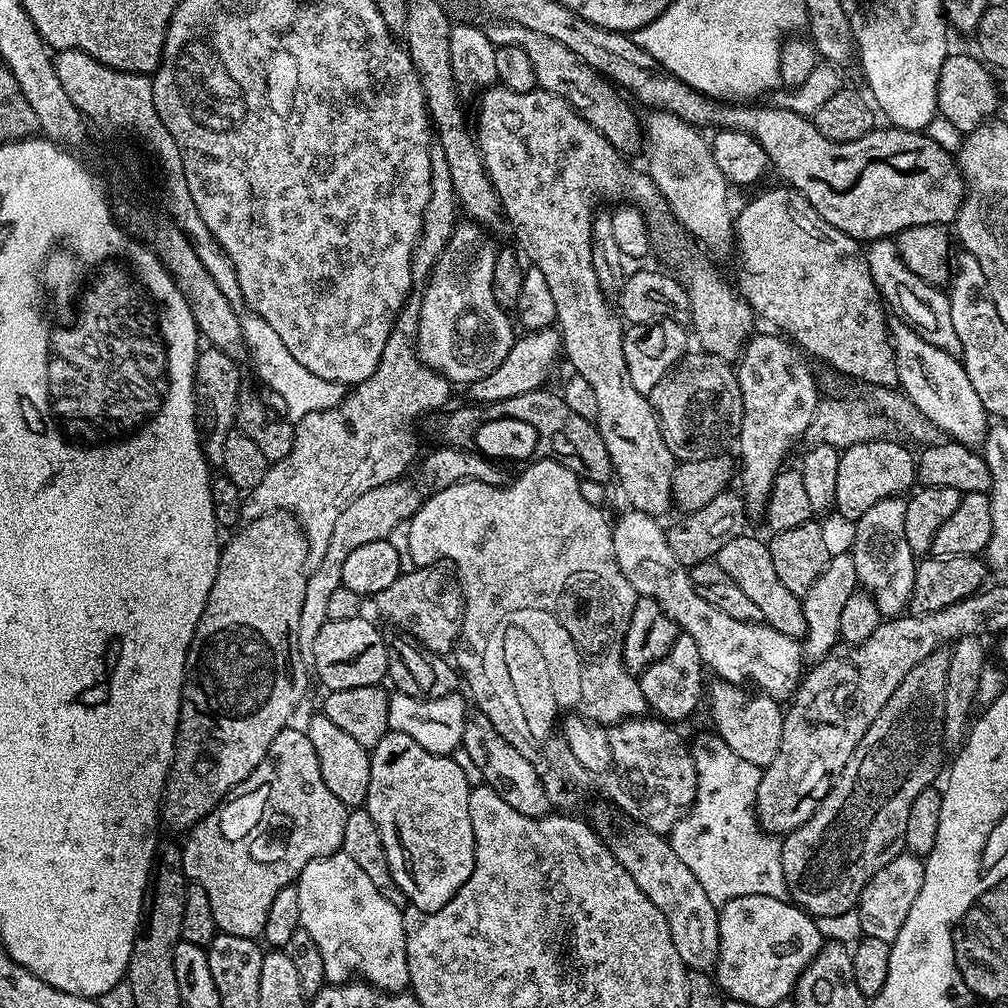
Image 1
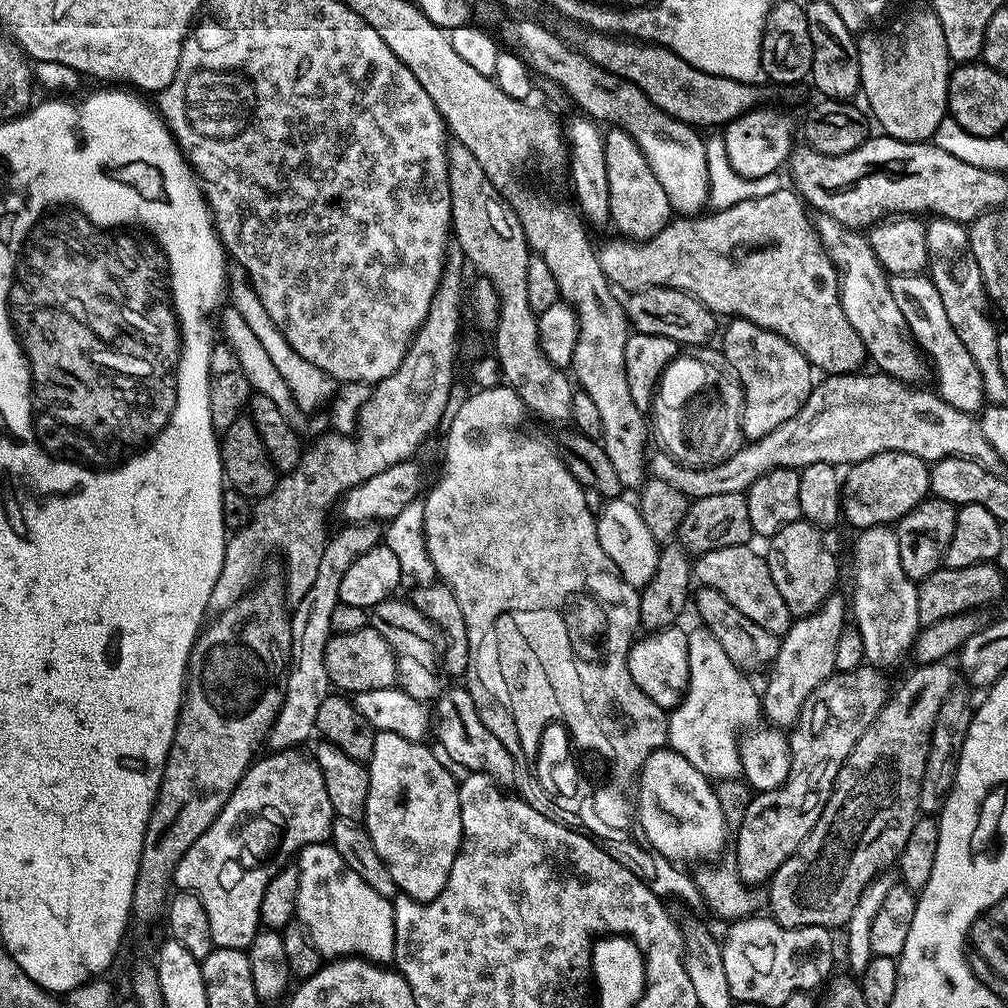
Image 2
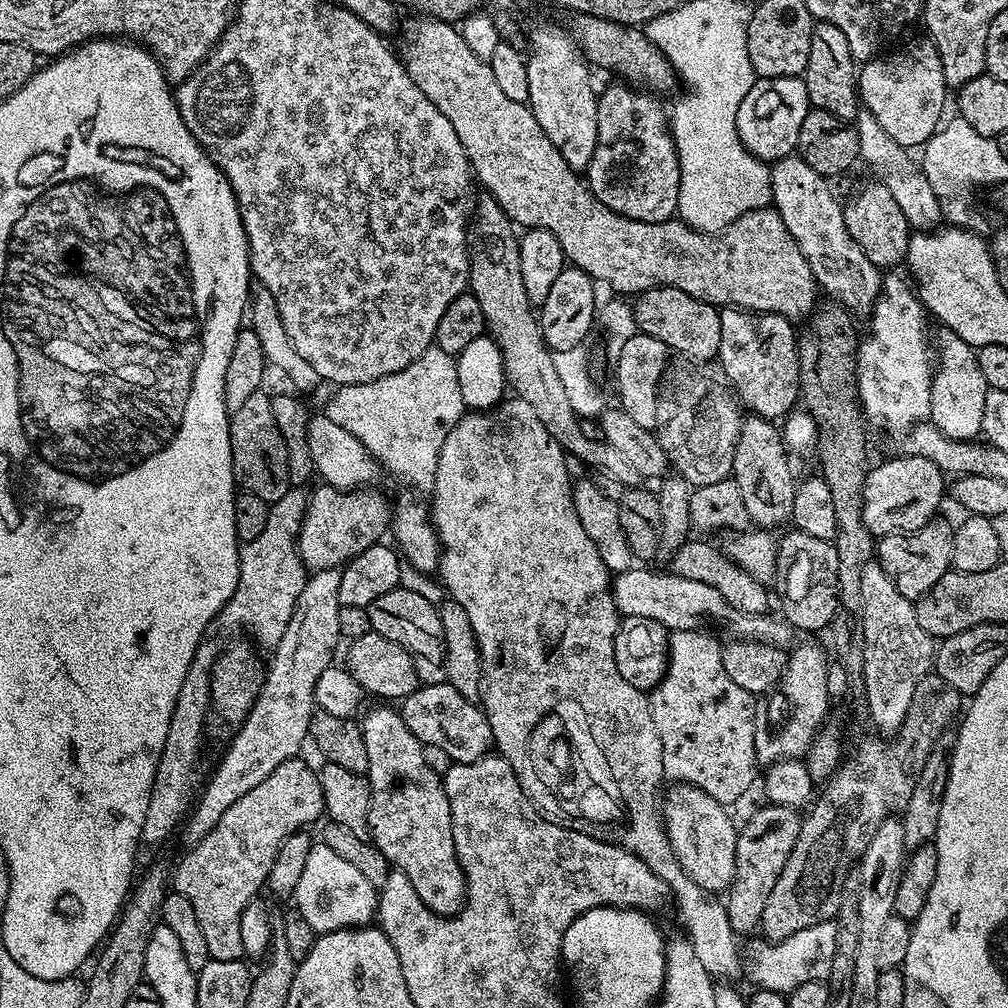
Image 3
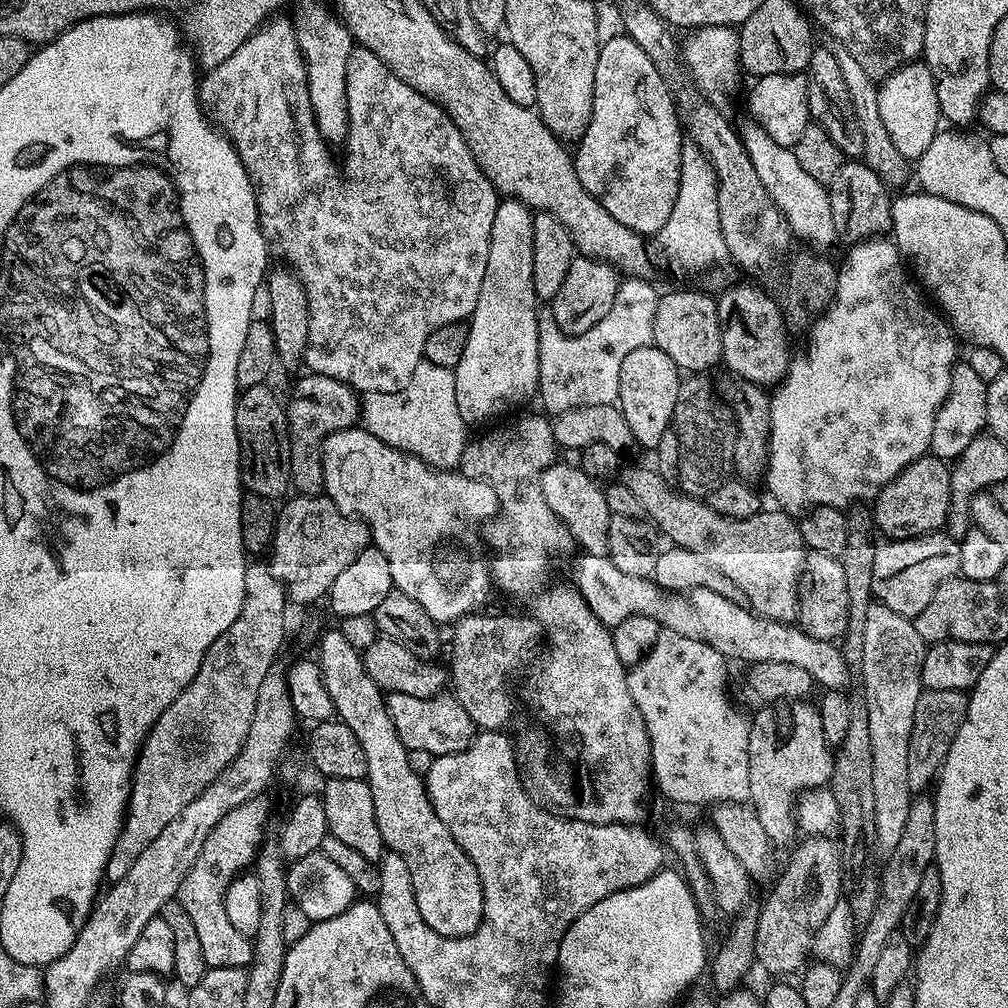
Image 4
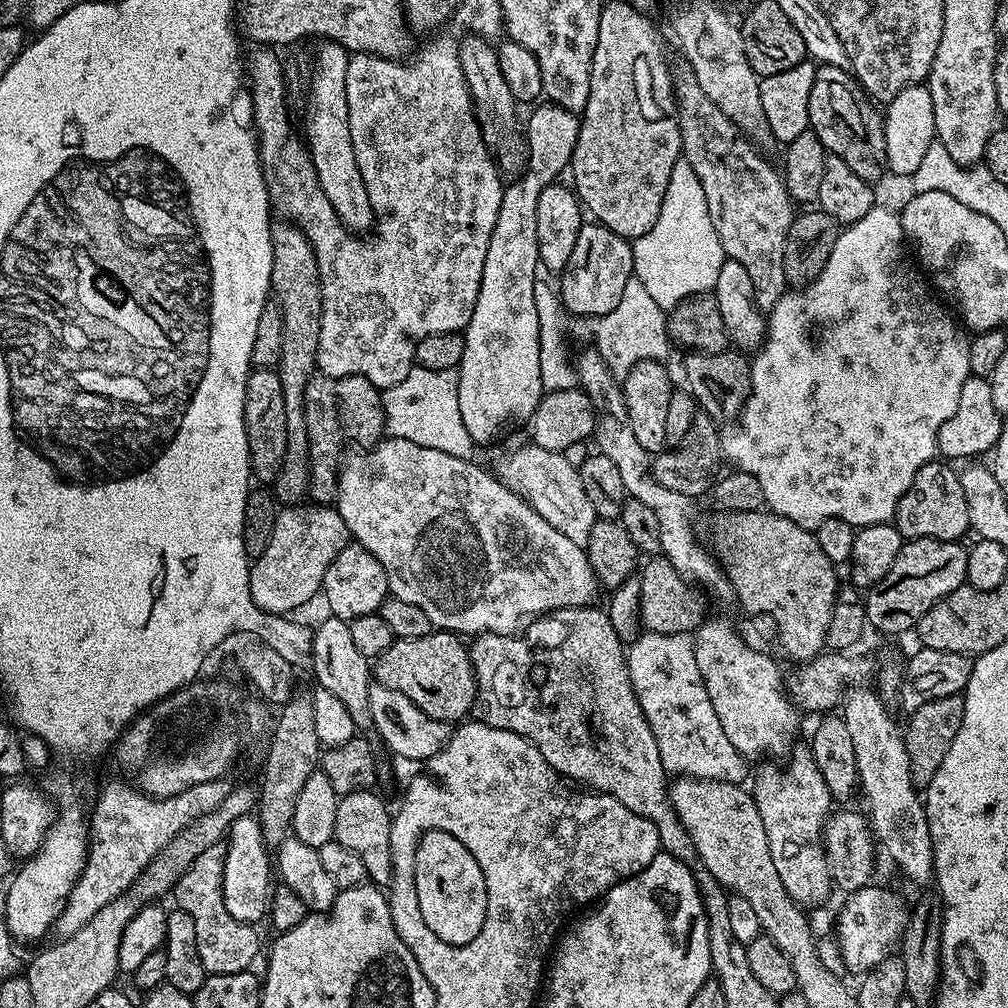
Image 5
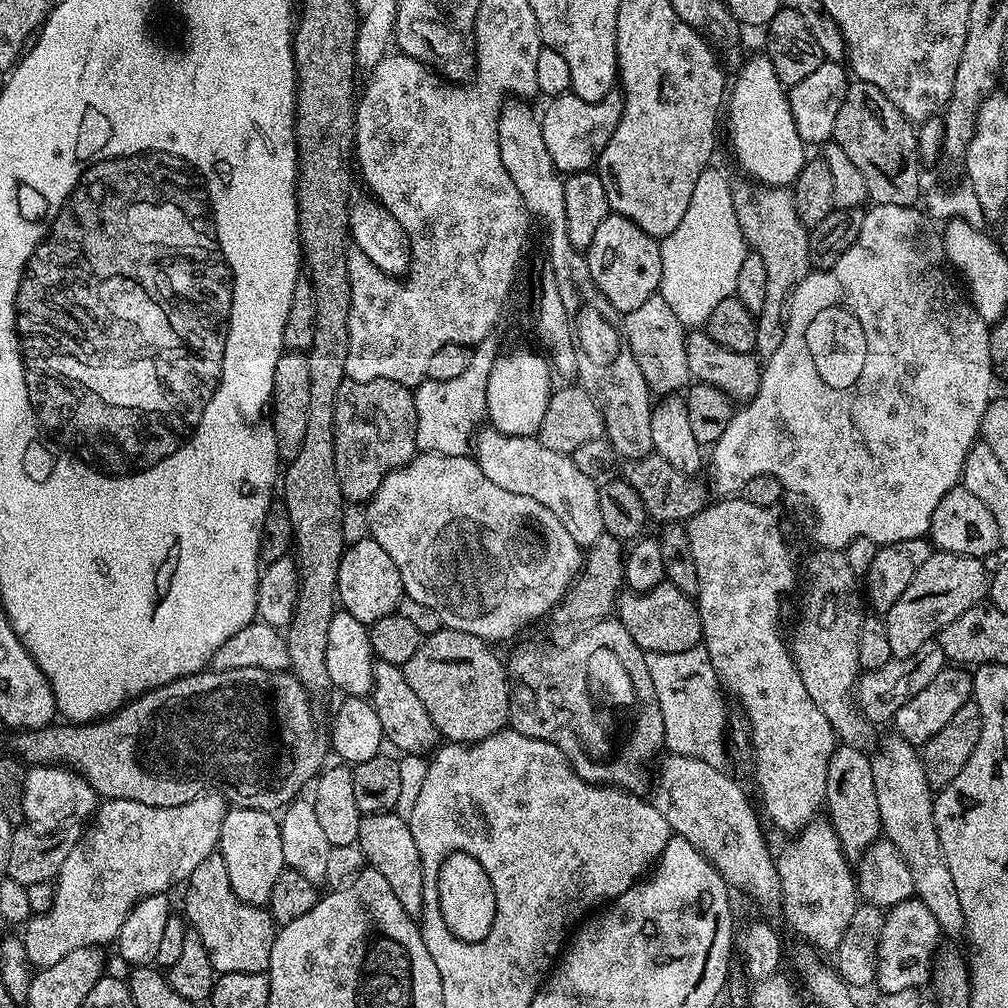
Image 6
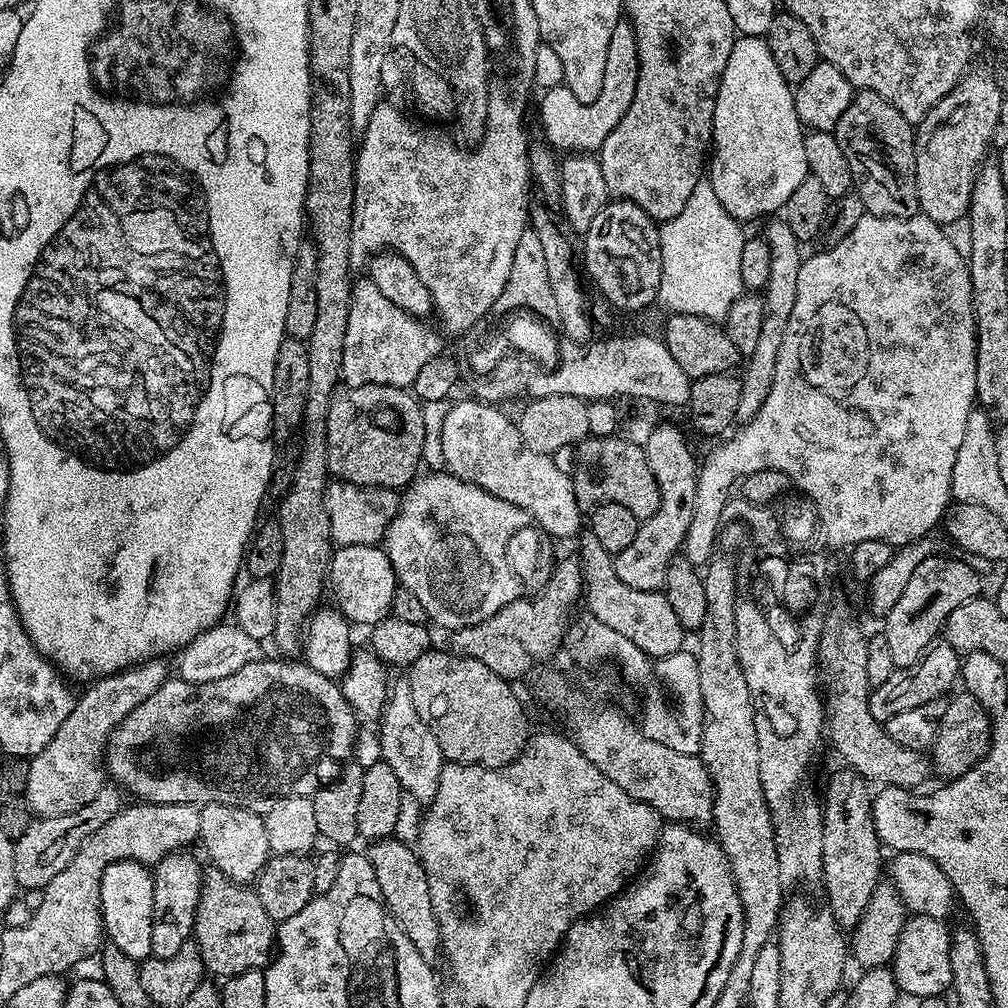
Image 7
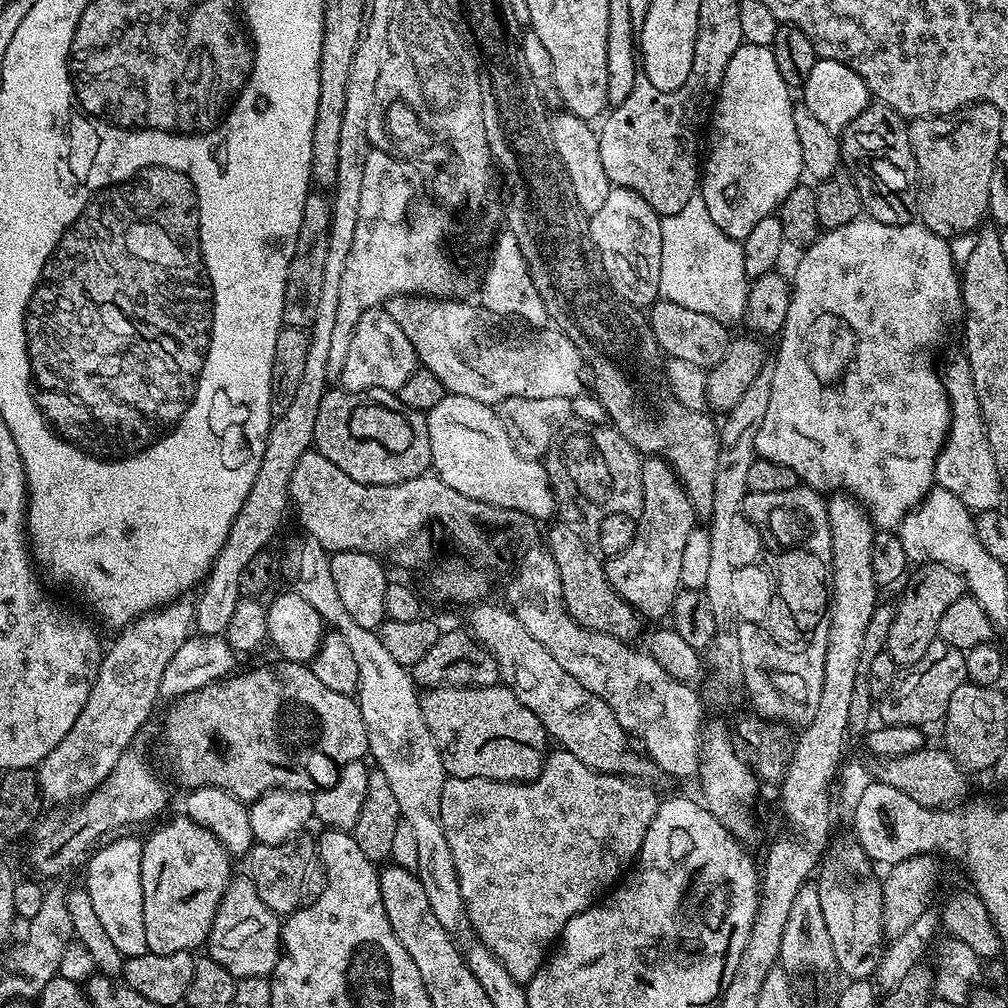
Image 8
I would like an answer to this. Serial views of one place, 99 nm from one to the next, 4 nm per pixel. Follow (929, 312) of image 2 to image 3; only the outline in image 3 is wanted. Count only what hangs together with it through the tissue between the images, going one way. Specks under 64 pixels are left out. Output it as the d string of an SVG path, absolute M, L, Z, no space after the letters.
M941 331L940 349L934 352L934 375L930 390L930 422L938 430L955 440L975 441L981 435L982 409L986 403L989 387L986 377L978 367L976 349L972 348L958 334Z

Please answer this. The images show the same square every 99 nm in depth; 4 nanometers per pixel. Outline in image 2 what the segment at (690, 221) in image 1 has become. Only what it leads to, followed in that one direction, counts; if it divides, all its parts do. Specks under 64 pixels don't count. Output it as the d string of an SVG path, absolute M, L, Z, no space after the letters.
M516 18L513 24L508 24L504 28L504 32L508 35L508 40L514 47L520 48L519 55L522 57L529 69L535 73L539 72L547 80L555 81L557 87L565 88L573 102L577 104L579 111L583 115L597 121L605 122L610 126L623 128L638 142L638 146L644 154L646 160L650 162L650 170L654 170L654 176L658 178L658 182L662 182L662 190L666 190L666 198L670 198L670 206L673 213L680 216L694 216L705 211L706 205L709 203L708 197L708 162L710 153L704 145L704 140L699 136L701 134L691 124L680 121L678 118L671 117L670 114L662 111L650 102L650 98L646 98L646 94L642 94L642 90L638 90L638 86L634 86L634 82L624 80L620 76L615 76L612 72L607 72L602 66L598 66L594 62L590 62L590 58L586 58L582 53L577 52L563 35L551 32L548 28L543 28L536 20L528 20L532 18Z

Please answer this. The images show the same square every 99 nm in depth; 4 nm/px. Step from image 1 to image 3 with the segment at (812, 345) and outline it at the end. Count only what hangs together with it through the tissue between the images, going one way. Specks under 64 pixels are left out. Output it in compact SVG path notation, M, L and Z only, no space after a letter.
M416 19L420 20L409 22L404 41L398 47L406 74L410 74L414 86L418 86L418 90L422 90L422 94L426 94L426 98L430 98L430 102L450 118L450 126L454 126L454 134L458 134L458 142L462 142L466 150L475 179L484 186L483 191L496 200L513 225L521 229L550 230L554 238L558 238L569 265L582 269L601 285L609 284L616 294L639 294L648 288L677 288L690 294L690 298L715 304L720 310L742 308L745 312L773 312L775 316L785 316L793 322L803 321L812 315L818 304L816 278L810 262L798 248L798 242L775 207L765 206L743 212L716 235L698 232L679 218L638 222L619 216L589 190L581 173L573 170L566 158L558 154L558 146L546 138L546 130L538 126L538 118L534 118L531 107L527 103L514 102L514 98L508 97L498 87L491 63L478 58L478 54L466 46L459 27L447 20Z

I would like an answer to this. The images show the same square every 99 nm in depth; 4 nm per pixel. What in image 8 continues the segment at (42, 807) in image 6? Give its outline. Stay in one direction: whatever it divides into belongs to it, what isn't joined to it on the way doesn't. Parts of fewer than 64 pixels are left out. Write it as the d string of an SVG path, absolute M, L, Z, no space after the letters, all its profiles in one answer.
M181 598L165 604L162 608L155 608L144 616L140 616L134 623L119 629L116 641L107 645L106 651L100 657L100 669L96 675L94 686L90 690L90 698L86 698L86 706L82 706L82 714L78 714L74 726L70 726L70 734L46 754L46 758L38 766L39 789L45 801L53 800L56 804L64 804L67 800L79 801L88 796L102 781L118 766L118 758L127 748L132 747L140 727L148 720L156 700L161 699L160 683L166 666L170 666L170 658L180 649L182 642L186 642L194 628L196 605L191 599Z

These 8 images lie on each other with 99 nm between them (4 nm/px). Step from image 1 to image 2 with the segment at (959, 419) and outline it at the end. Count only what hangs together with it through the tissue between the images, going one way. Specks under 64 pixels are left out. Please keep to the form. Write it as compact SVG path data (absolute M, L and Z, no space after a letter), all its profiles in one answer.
M823 214L817 215L814 223L822 246L836 268L842 310L846 318L850 318L850 326L858 330L871 363L873 360L879 371L901 380L903 384L912 386L920 382L924 375L929 375L929 365L921 349L906 335L904 315L898 302L894 302L894 294L890 294L889 273L878 262L867 235L863 231L842 226L842 222Z

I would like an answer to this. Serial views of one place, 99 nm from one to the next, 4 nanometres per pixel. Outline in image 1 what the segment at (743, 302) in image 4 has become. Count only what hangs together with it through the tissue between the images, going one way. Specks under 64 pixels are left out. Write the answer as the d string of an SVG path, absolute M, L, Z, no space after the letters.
M753 335L735 365L744 407L738 437L738 464L744 469L738 472L738 488L752 514L763 513L776 473L785 467L784 459L792 443L799 436L803 437L812 425L822 399L822 393L816 389L816 380L808 369L809 357L783 335L772 335L776 336Z

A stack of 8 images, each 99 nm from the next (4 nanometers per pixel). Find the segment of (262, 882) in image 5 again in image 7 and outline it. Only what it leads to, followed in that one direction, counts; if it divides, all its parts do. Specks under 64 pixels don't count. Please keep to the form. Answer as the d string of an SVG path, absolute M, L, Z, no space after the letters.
M205 804L200 808L199 843L208 851L211 867L222 870L226 878L245 886L251 885L273 855L267 838L265 817L258 812L242 810L238 806Z

